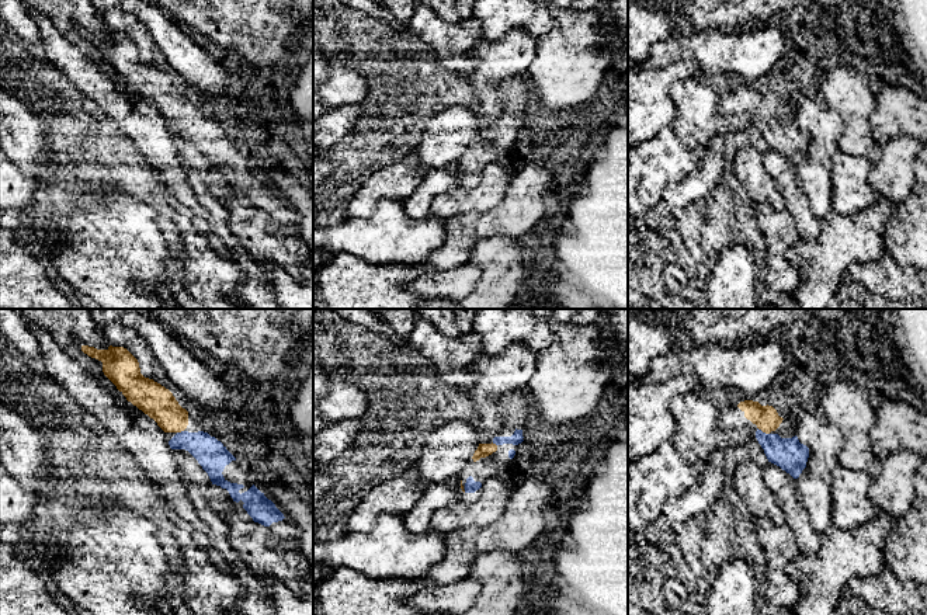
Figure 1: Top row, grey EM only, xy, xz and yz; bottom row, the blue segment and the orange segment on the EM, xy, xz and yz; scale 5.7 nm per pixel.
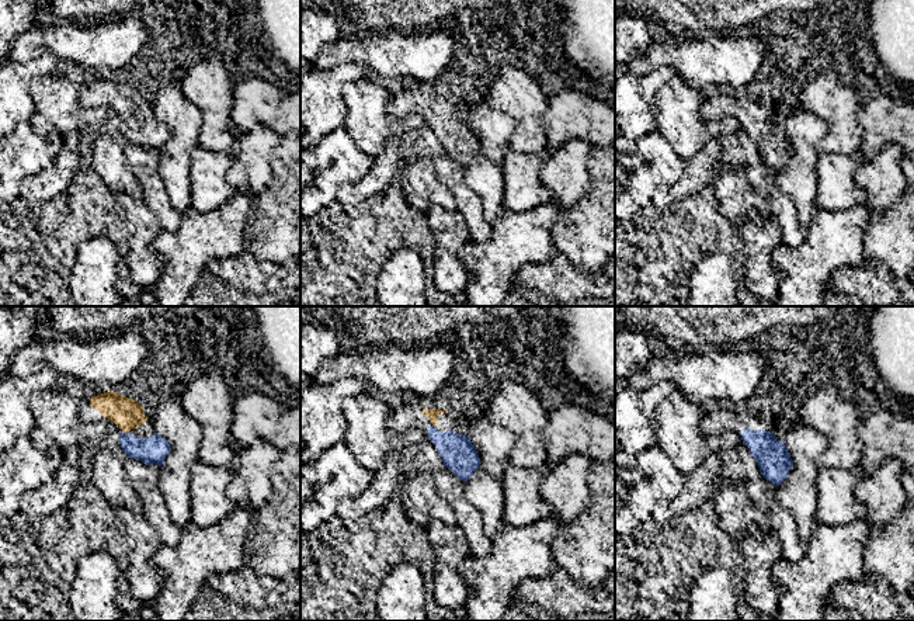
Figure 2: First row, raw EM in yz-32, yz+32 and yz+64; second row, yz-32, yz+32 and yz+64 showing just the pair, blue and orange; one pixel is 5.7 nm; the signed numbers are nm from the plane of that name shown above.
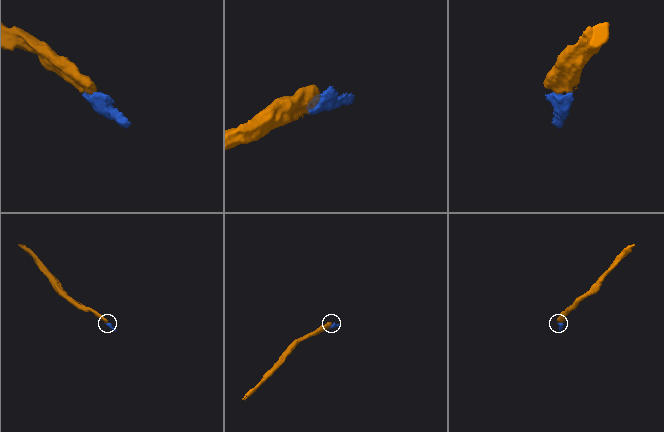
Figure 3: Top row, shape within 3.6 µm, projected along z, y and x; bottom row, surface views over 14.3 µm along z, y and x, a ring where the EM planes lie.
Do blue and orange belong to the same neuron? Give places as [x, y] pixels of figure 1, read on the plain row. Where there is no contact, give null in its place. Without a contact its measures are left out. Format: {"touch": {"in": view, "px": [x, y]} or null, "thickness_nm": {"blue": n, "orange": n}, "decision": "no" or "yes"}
{"touch": {"in": "yz", "px": [761, 117]}, "thickness_nm": {"blue": 180, "orange": 140}, "decision": "yes"}

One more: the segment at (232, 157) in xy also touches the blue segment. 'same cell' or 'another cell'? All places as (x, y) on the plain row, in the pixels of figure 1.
same cell

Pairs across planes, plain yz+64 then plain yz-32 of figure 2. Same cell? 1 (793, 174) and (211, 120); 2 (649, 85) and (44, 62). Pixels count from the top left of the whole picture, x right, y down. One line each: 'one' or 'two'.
1: two
2: one

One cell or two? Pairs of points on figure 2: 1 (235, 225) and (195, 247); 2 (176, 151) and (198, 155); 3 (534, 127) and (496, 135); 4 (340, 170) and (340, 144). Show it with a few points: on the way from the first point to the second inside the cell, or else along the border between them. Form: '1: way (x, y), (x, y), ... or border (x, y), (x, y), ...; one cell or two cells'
1: way (225, 228), (219, 233), (205, 238); one cell
2: border (198, 145), (191, 152), (188, 186); two cells
3: border (492, 106), (504, 111), (513, 121), (508, 148); two cells
4: way (340, 163), (339, 151); one cell

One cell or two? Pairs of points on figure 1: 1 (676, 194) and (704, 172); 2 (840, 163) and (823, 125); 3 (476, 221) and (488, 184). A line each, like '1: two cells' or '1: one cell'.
1: one cell
2: two cells
3: two cells

